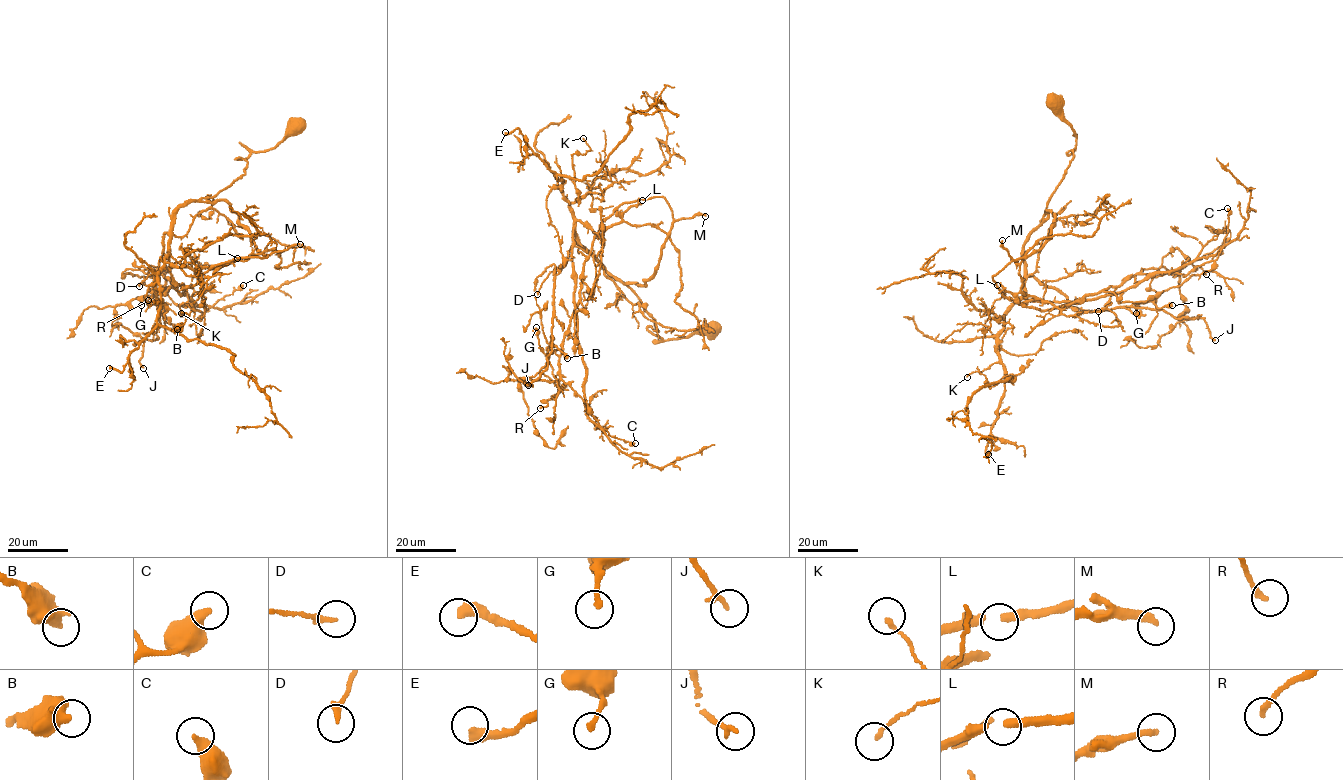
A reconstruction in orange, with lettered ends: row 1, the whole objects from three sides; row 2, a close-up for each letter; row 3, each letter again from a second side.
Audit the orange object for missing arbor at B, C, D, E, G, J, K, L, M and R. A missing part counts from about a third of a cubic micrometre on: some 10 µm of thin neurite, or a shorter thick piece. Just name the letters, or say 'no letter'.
L, M, R

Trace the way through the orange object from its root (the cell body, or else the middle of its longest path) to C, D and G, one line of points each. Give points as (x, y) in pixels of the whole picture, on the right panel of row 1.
C: (1053, 104), (1076, 144), (1024, 245), (1029, 300), (1119, 294), (1214, 256), (1228, 233), (1227, 208)
D: (1053, 104), (1076, 144), (1024, 245), (1024, 271), (1058, 289), (1069, 305), (1098, 311)
G: (1053, 104), (1076, 144), (1024, 245), (1029, 300), (1119, 294), (1223, 246), (1155, 276), (1136, 313)

